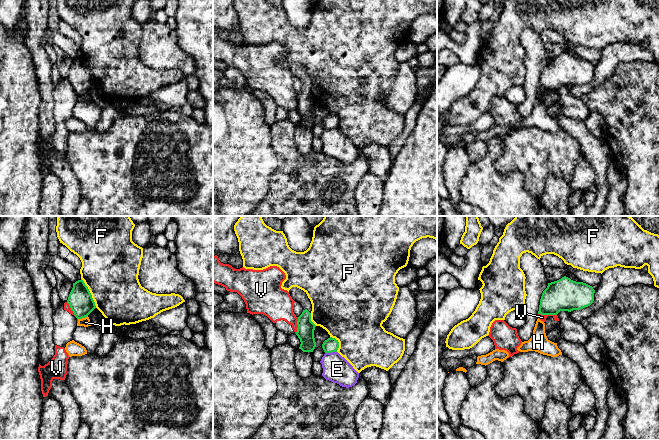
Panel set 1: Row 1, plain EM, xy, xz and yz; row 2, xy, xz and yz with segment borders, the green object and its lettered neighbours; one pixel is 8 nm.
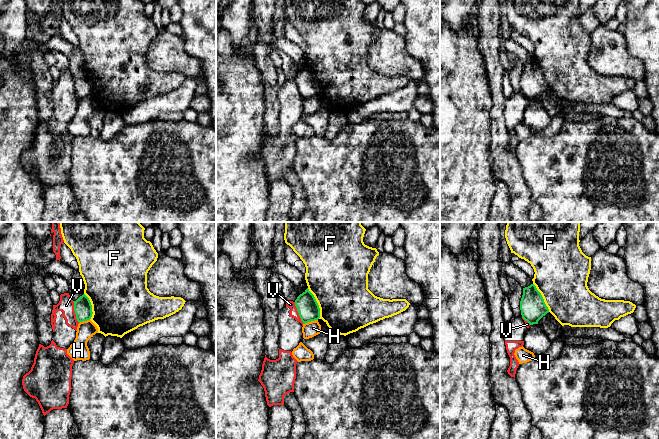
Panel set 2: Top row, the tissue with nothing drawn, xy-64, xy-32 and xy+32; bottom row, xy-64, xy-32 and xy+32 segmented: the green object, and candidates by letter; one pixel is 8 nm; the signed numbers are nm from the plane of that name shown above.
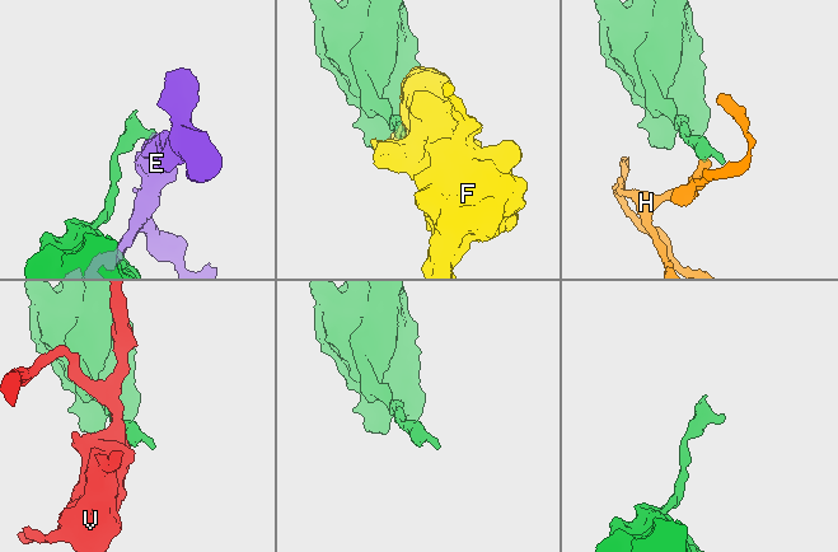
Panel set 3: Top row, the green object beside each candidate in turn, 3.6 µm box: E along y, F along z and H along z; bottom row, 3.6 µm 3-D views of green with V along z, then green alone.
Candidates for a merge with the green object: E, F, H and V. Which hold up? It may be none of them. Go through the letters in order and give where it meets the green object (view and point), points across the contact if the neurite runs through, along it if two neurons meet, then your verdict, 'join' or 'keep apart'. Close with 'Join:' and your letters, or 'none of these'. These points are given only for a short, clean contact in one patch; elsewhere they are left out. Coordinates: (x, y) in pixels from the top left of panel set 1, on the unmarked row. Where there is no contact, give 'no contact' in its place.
E: xz (330, 128) | along xz (336, 127), (325, 129) | keep apart
F: xy (90, 69) | keep apart
H: xy (82, 93) | along xy (87, 91), (78, 95) | keep apart
V: yz (547, 90) | along yz (538, 89), (556, 91) | keep apart
Join: none of these

